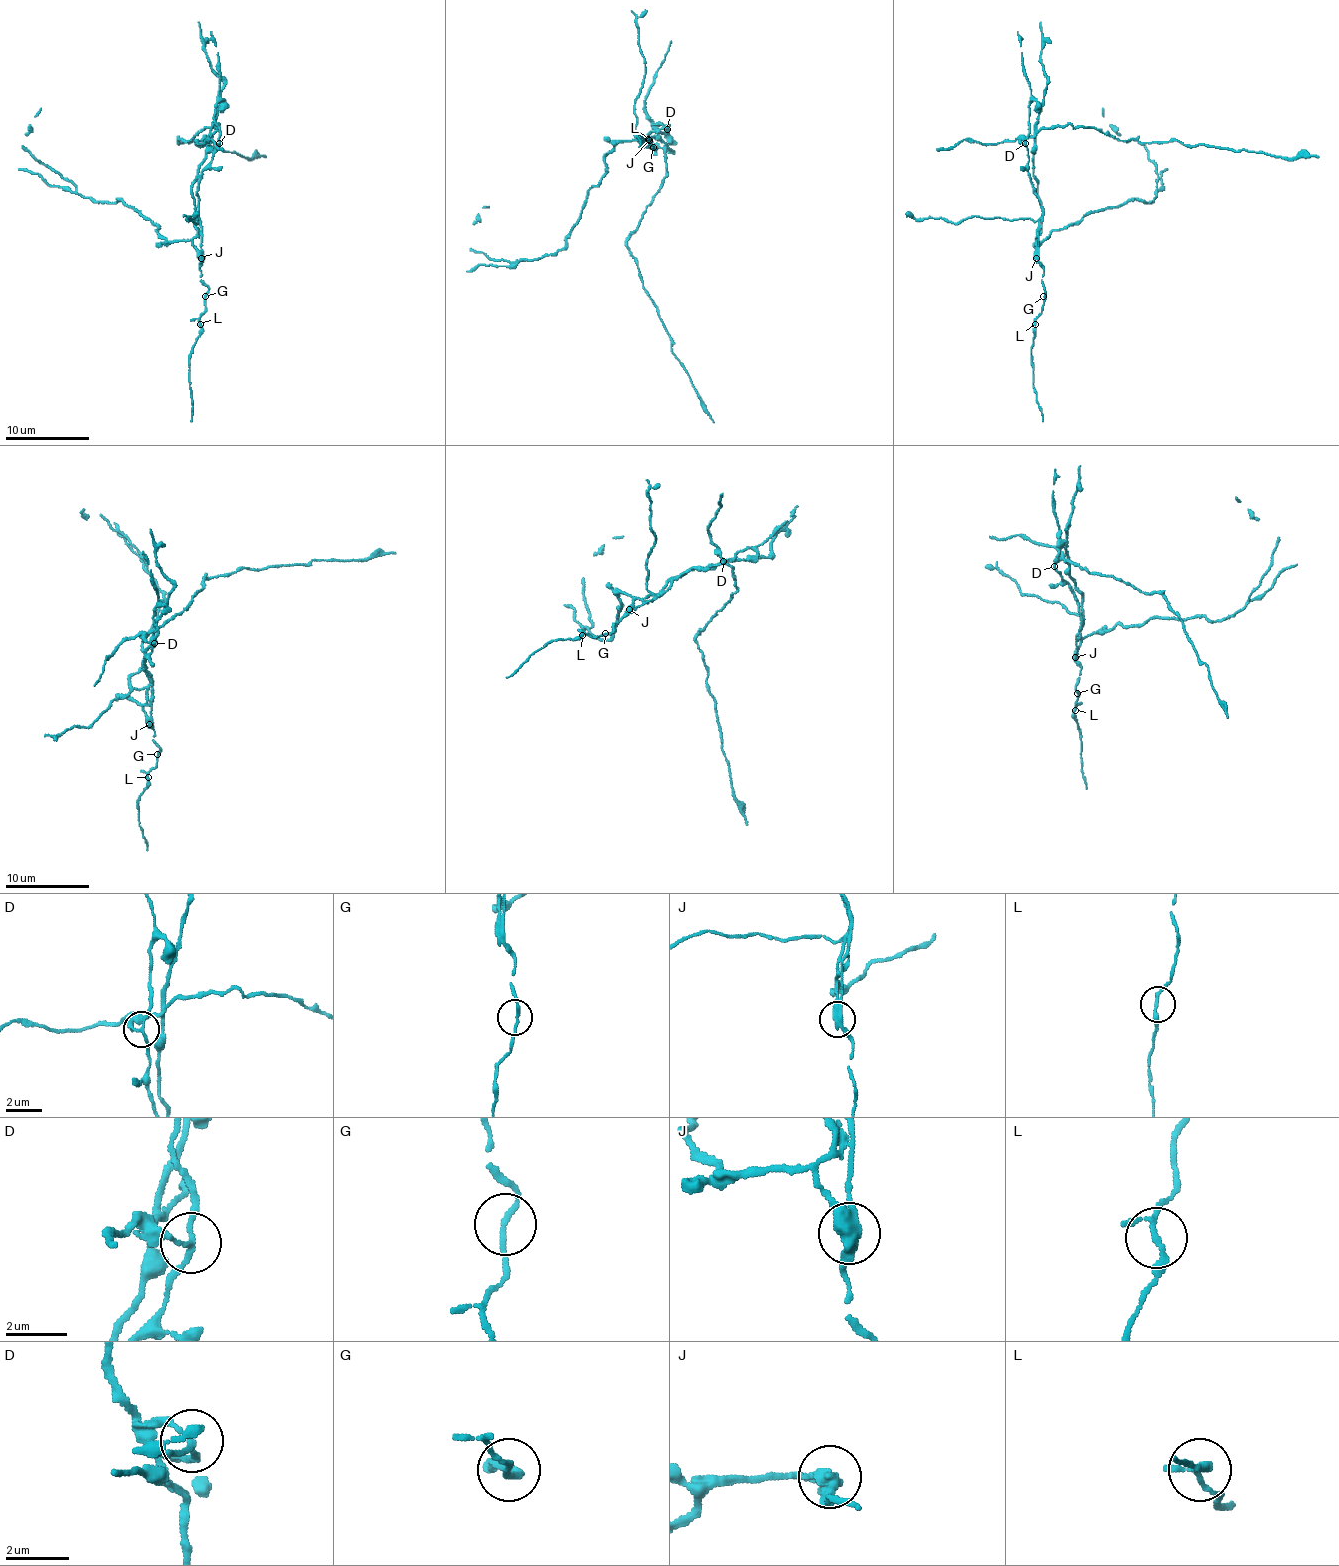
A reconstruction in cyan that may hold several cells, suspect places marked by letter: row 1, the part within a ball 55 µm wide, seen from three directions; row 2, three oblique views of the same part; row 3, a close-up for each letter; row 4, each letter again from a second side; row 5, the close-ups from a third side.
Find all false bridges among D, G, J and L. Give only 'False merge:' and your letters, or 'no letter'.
False merge: D, J

